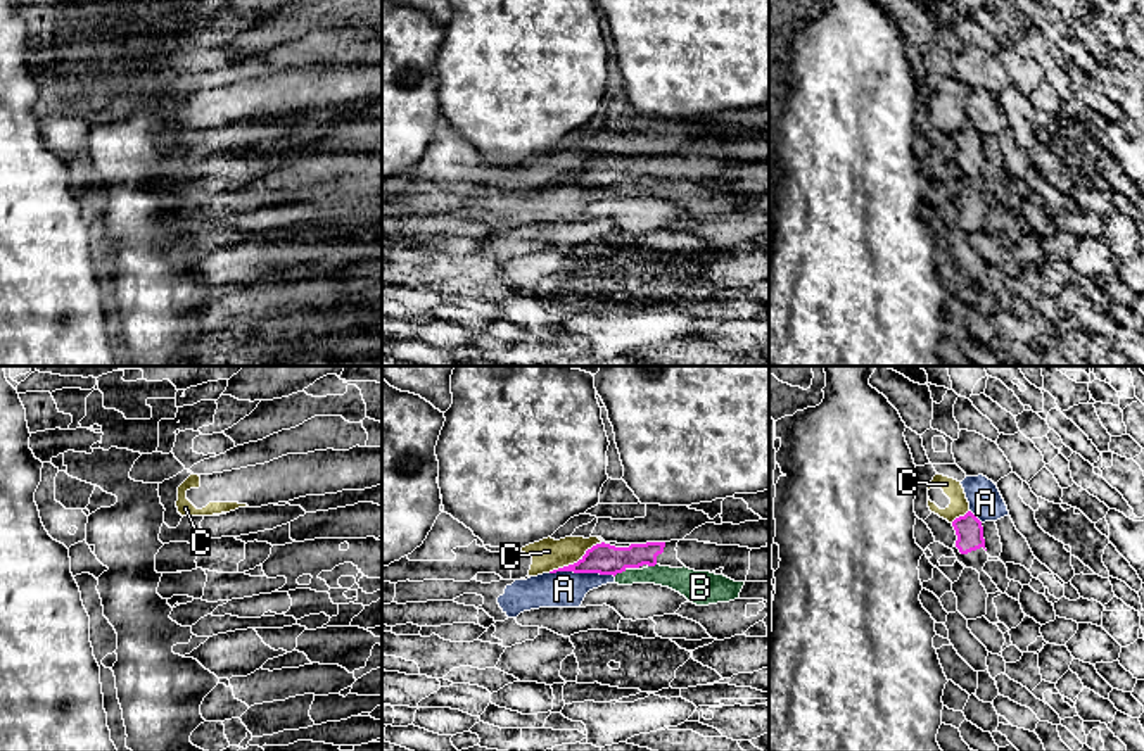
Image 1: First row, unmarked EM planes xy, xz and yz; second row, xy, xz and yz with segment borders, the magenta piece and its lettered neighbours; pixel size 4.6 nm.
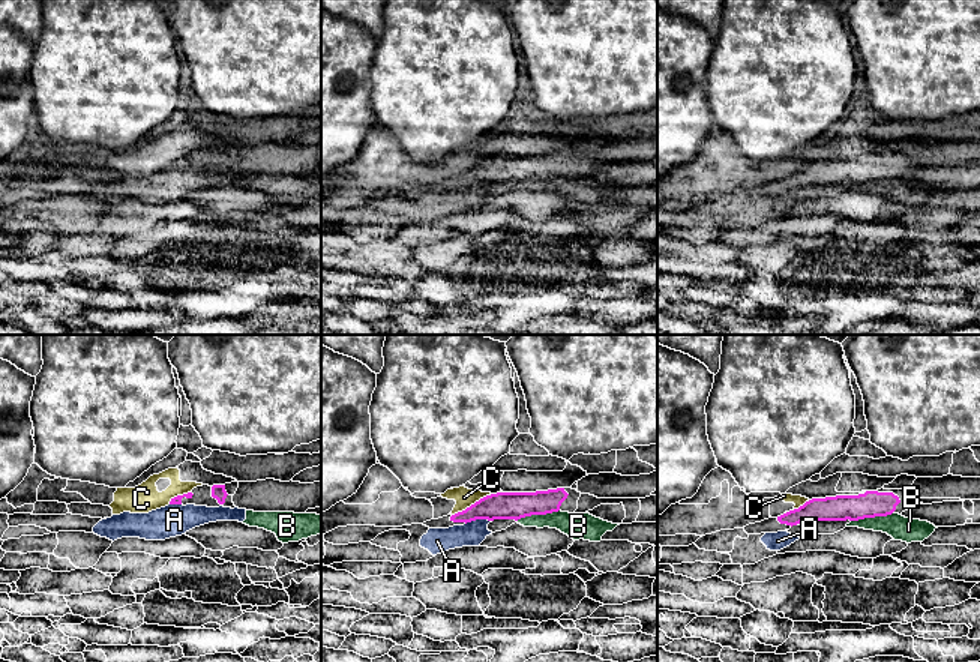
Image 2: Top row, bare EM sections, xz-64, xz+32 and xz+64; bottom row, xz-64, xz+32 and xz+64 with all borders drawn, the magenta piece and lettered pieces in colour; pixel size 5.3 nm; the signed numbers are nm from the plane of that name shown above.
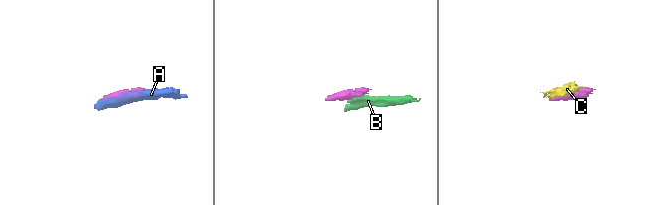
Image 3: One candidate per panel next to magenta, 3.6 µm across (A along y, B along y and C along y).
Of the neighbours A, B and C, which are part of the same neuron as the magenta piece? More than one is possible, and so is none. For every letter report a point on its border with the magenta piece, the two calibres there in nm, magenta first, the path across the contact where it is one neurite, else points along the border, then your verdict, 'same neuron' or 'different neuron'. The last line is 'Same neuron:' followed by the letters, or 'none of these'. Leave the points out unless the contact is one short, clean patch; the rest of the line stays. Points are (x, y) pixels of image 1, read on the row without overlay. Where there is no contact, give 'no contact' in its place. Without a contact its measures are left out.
A: xz (583, 185) | 140/180 nm | different neuron
B: xz (619, 185) | 140/100 nm | along xz (626, 183), (614, 189) | different neuron
C: xz (574, 176) | 140/150 nm | along xz (602, 156), (597, 156), (576, 175), (548, 185) | different neuron
Same neuron: none of these

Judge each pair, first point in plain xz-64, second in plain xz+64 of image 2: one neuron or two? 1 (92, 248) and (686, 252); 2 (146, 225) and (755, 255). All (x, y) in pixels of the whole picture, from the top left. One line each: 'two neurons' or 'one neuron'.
1: one neuron
2: one neuron

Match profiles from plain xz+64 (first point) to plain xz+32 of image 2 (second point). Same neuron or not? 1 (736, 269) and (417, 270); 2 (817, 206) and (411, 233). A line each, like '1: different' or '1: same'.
1: same
2: different

